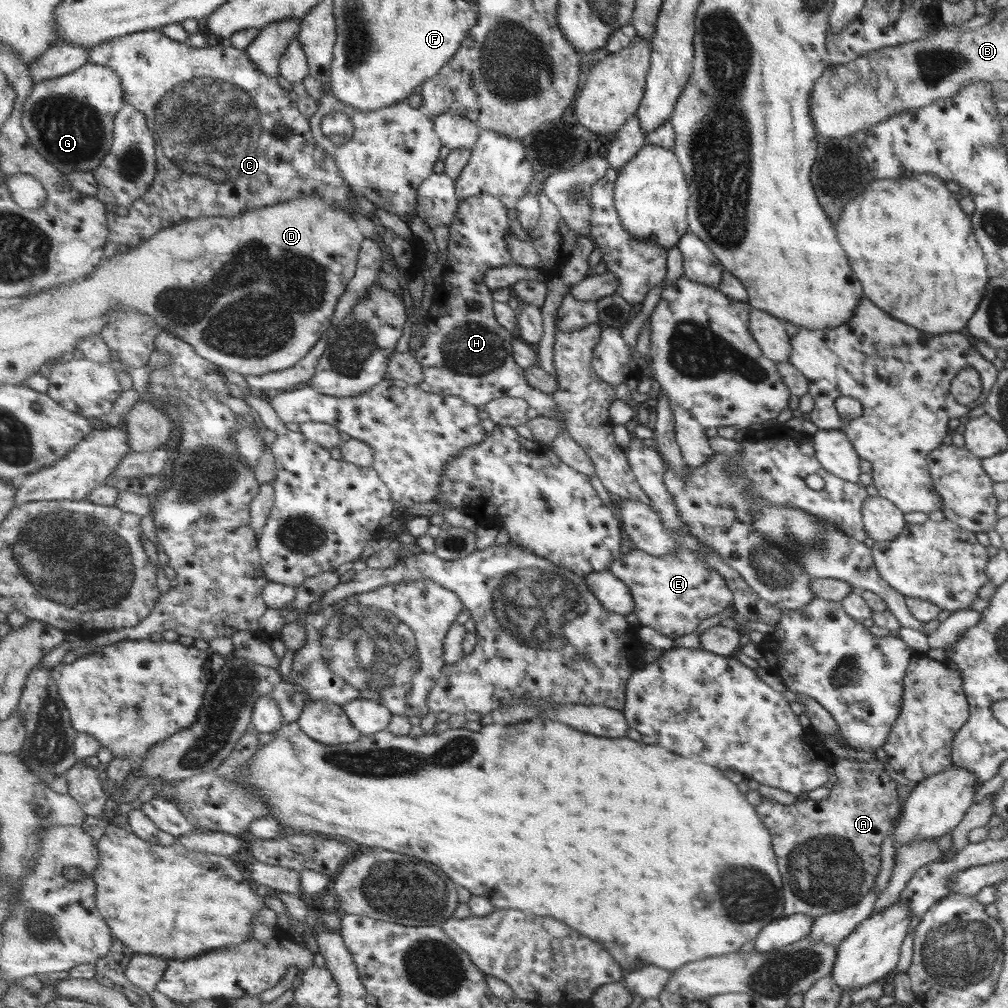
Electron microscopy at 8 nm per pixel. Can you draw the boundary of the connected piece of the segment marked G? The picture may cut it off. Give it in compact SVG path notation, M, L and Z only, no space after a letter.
M88 62L81 69L63 77L50 78L33 85L31 95L24 101L21 124L37 152L48 159L61 173L71 172L91 174L100 165L113 146L115 115L124 106L124 91L121 78L115 70Z

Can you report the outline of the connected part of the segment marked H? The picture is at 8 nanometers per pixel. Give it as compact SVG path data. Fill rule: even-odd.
M491 194L460 199L457 216L448 227L448 256L441 275L442 281L436 289L432 302L426 306L425 310L428 326L427 339L416 350L417 360L421 363L423 376L425 376L418 387L433 394L461 397L465 399L465 402L473 403L473 406L477 407L486 406L491 400L504 396L524 398L539 416L552 417L565 422L561 416L559 403L552 395L534 387L526 377L526 369L516 363L513 352L515 332L507 330L496 320L494 310L496 300L486 282L486 274L493 268L516 264L505 241L505 234L510 224L507 209L499 198Z

